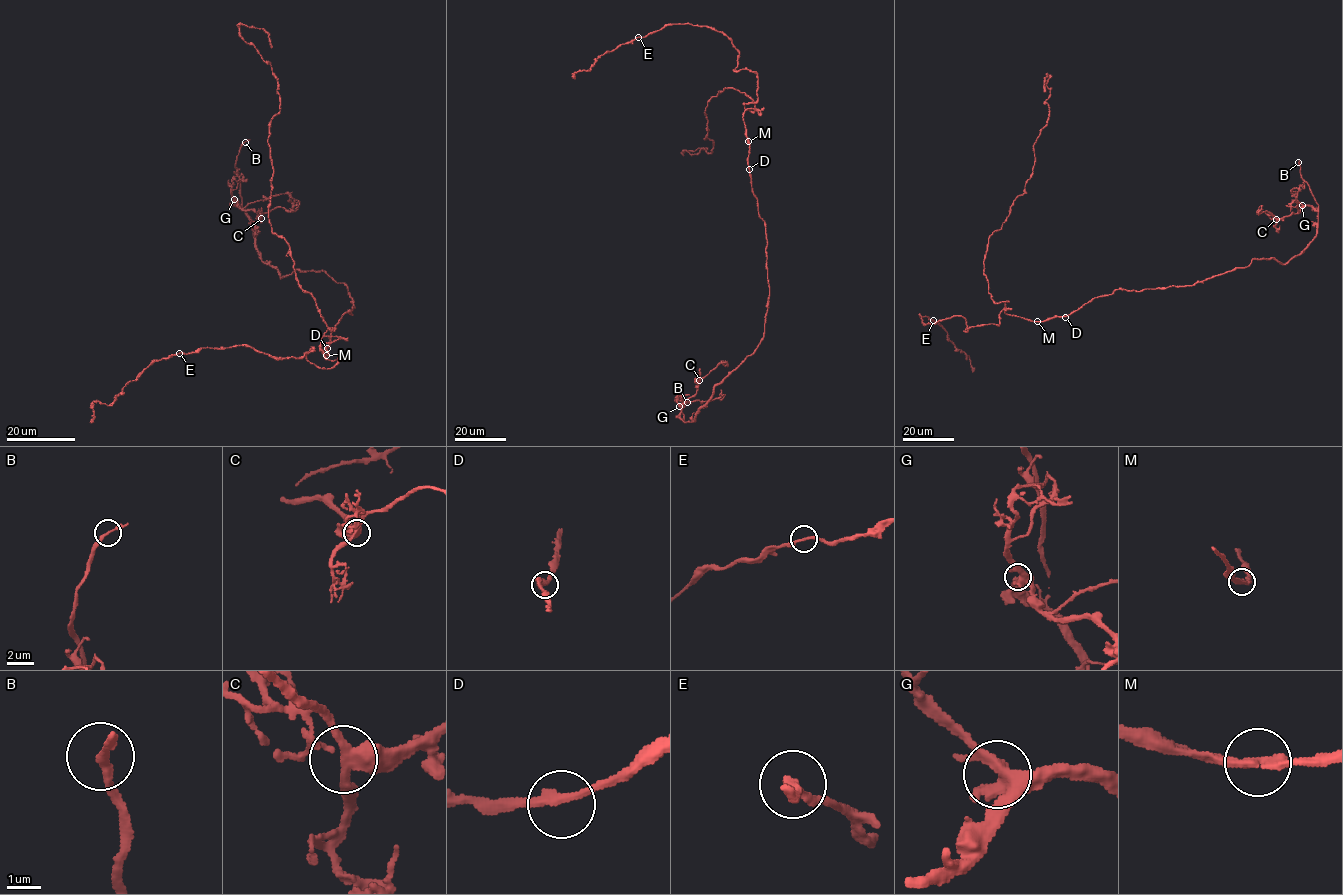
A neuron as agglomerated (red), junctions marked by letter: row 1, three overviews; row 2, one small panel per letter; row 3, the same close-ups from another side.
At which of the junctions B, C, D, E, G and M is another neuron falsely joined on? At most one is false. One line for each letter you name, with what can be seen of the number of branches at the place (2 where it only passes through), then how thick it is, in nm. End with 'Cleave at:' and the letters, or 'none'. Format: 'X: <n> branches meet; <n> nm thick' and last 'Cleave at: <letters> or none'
Cleave at: none

